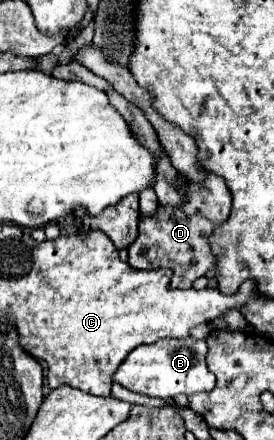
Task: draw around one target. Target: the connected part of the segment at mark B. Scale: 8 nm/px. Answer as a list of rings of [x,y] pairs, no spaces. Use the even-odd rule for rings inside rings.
[[[188,338],[188,340],[158,340],[156,344],[142,344],[140,348],[134,348],[124,364],[114,372],[114,382],[120,382],[124,388],[154,396],[154,398],[174,398],[178,394],[198,394],[198,392],[210,392],[216,384],[216,376],[208,372],[206,366],[206,348],[208,344],[204,340]]]

